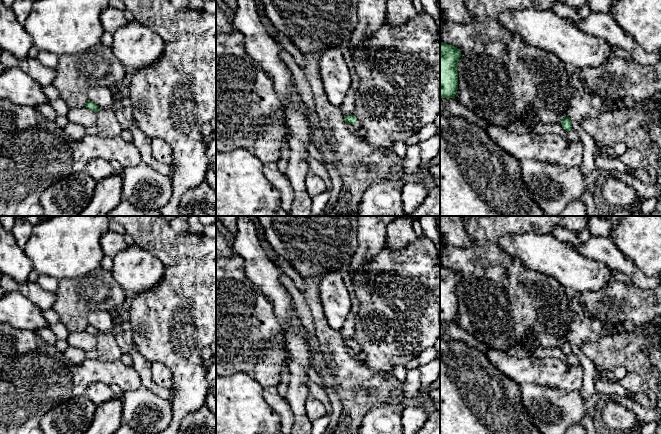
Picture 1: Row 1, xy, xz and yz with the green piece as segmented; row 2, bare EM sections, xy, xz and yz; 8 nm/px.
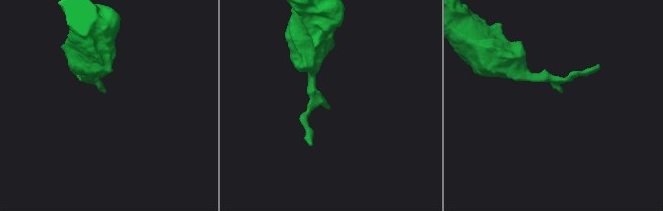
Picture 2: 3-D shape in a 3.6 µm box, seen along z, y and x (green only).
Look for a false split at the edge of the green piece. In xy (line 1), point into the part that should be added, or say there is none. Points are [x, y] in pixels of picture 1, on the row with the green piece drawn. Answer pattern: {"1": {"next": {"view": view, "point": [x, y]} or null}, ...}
{"1": {"next": null}}

